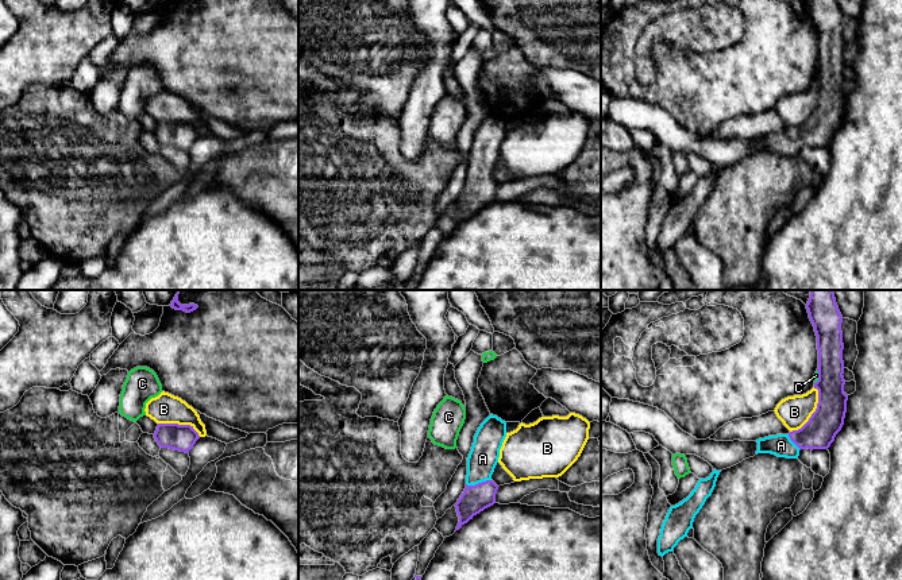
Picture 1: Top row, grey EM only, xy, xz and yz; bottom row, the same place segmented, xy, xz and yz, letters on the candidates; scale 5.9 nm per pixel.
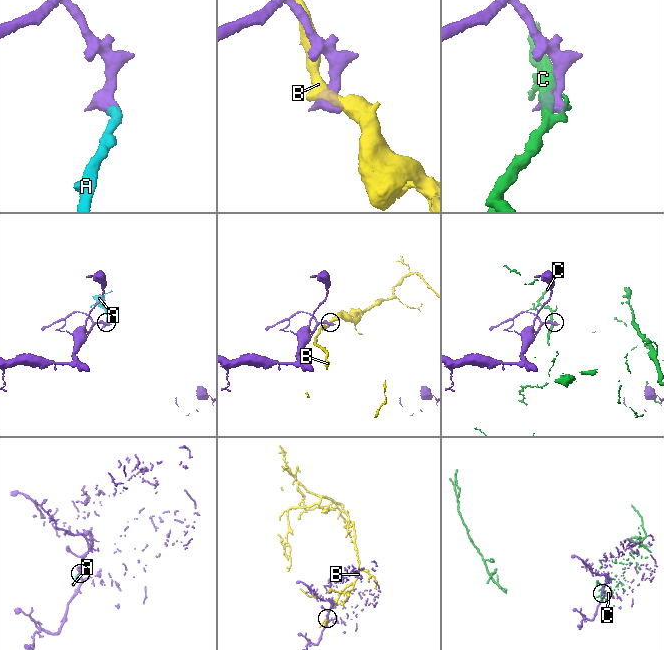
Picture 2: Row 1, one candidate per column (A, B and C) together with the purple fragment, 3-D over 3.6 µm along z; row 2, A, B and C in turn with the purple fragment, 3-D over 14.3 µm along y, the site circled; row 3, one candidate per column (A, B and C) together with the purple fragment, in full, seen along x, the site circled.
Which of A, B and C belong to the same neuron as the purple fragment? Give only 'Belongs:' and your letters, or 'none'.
Belongs: A

